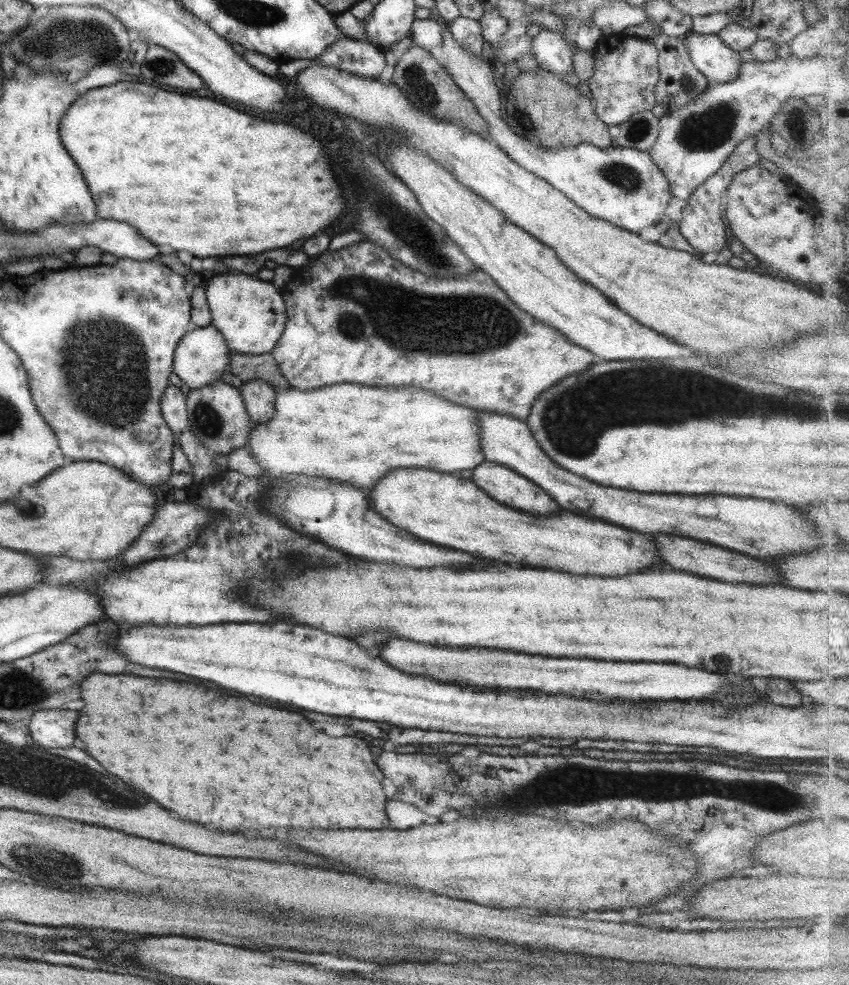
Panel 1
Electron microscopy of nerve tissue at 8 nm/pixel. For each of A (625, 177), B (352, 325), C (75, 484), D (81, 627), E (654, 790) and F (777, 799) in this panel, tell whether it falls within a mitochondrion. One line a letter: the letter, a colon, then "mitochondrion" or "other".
A: mitochondrion
B: mitochondrion
C: other
D: other
E: mitochondrion
F: mitochondrion

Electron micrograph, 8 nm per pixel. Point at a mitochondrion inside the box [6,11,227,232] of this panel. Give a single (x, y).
(88, 37)

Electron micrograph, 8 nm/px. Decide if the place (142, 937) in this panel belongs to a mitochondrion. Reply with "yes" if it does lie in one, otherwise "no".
no

